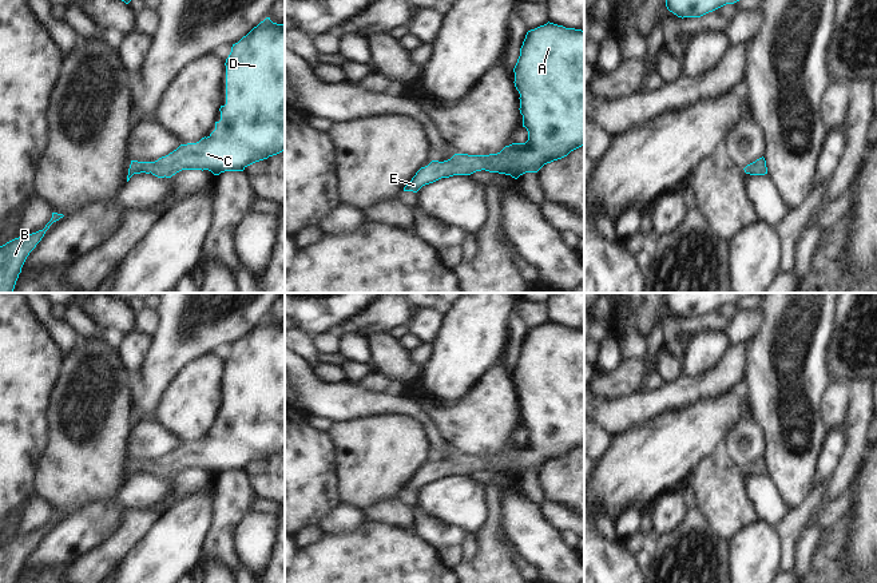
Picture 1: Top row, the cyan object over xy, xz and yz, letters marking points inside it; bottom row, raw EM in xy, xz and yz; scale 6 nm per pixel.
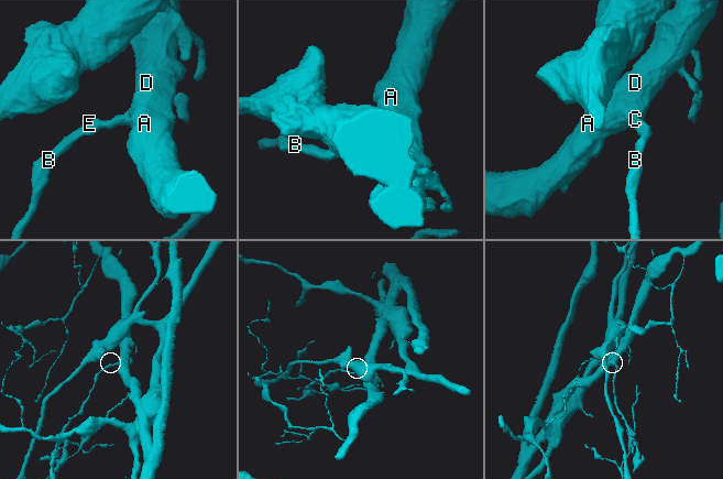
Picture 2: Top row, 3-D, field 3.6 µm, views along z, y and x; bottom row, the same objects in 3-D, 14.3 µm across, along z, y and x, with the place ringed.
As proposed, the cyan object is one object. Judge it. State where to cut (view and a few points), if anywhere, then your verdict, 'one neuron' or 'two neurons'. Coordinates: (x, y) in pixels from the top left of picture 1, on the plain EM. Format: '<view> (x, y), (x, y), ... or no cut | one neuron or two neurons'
no cut | one neuron

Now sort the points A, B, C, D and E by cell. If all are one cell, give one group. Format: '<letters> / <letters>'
A B C D E

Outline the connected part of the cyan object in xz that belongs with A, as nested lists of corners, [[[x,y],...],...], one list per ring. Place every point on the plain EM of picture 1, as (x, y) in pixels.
[[[549,321],[528,330],[520,348],[520,356],[513,372],[513,382],[520,393],[519,409],[523,415],[523,427],[528,431],[528,440],[525,443],[512,443],[505,445],[497,453],[455,453],[451,459],[444,461],[432,460],[428,465],[421,467],[416,472],[412,480],[404,487],[404,491],[417,492],[422,485],[433,483],[441,477],[471,475],[481,469],[511,475],[517,479],[525,472],[537,472],[544,464],[561,459],[571,451],[584,445],[584,330],[566,328]]]

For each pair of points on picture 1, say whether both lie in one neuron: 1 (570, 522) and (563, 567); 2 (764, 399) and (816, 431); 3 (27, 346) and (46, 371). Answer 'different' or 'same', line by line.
1: different
2: same
3: same

